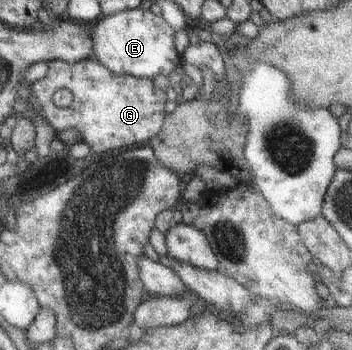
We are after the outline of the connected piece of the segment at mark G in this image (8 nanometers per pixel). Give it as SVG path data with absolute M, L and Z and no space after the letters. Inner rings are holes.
M88 57L72 64L60 59L47 63L44 77L27 85L30 99L54 131L76 128L82 142L89 146L90 152L104 152L120 146L144 142L160 132L166 112L167 102L163 90L154 87L151 78L138 78L129 74L112 74L102 66L98 59ZM65 88L73 95L68 107L56 107L51 102L52 94Z

